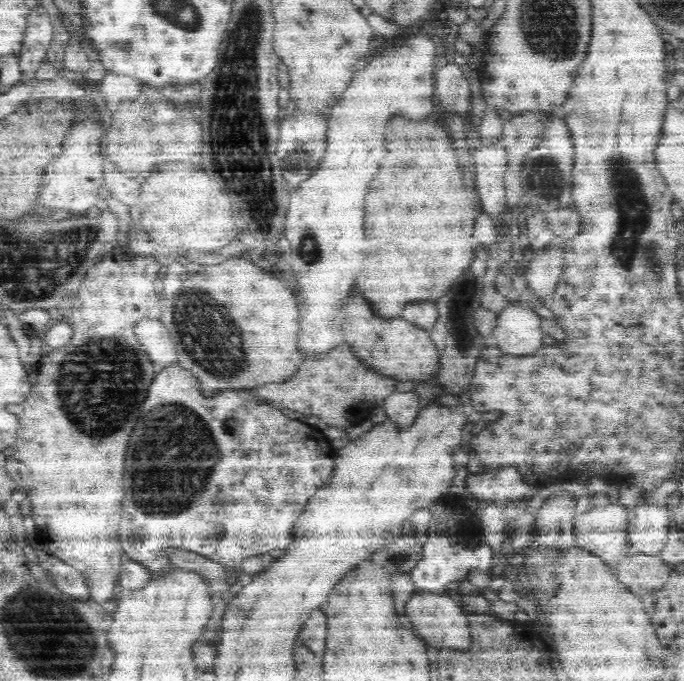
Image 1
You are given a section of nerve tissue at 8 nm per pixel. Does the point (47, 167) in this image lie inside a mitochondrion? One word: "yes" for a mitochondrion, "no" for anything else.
no

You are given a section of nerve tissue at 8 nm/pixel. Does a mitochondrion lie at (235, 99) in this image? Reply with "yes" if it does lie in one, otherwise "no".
yes

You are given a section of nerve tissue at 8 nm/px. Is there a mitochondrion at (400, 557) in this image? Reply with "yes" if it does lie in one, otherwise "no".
yes

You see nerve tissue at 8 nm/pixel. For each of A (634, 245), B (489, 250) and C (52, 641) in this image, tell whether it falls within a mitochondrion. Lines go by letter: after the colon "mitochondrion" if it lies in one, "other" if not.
A: mitochondrion
B: other
C: mitochondrion

